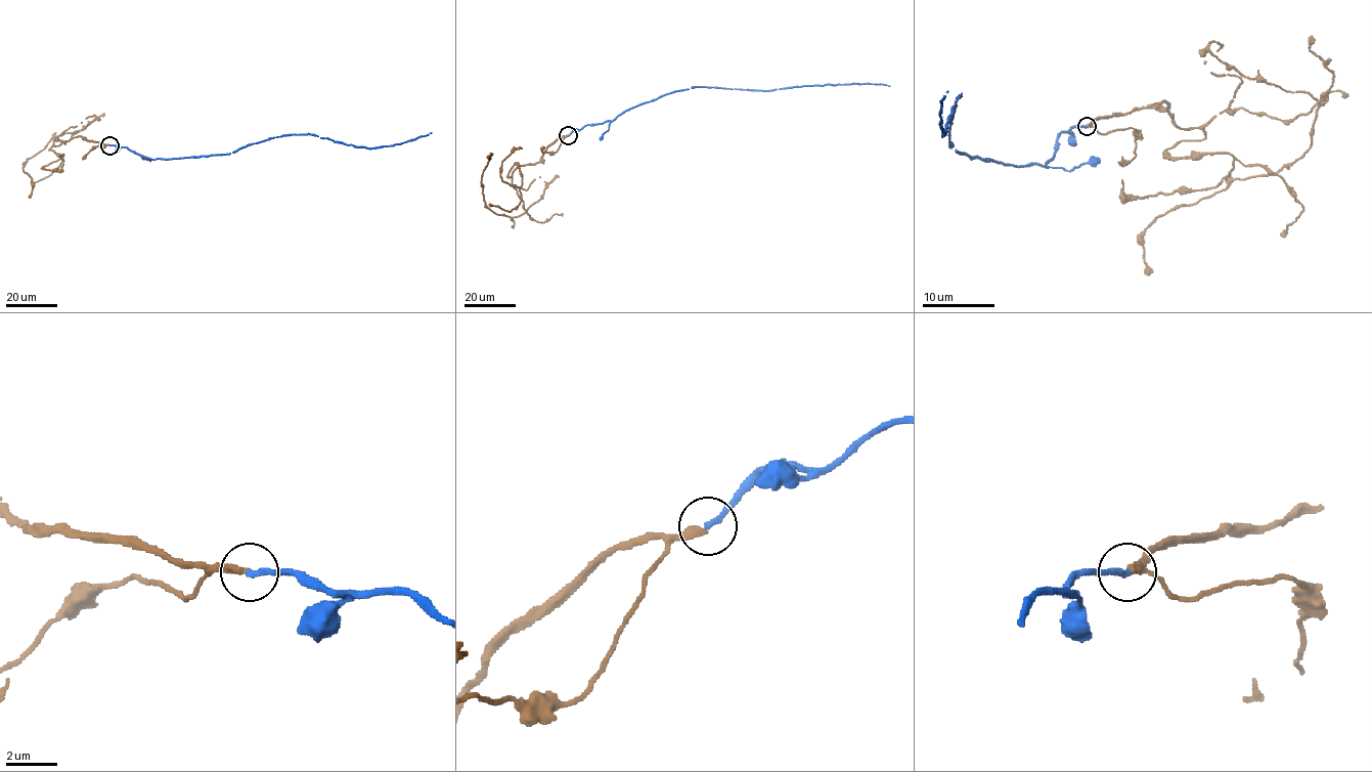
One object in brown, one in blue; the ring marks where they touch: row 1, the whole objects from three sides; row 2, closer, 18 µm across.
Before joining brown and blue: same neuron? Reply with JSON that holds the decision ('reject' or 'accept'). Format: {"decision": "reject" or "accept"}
{"decision": "accept"}

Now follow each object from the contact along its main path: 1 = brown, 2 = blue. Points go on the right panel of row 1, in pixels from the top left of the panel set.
1: (1088, 127), (1162, 101), (1182, 128), (1320, 103), (1287, 165), (1158, 215), (1149, 275)
2: (1086, 127), (1062, 132), (1046, 167), (972, 158), (952, 148), (950, 121), (961, 96), (942, 135), (946, 90)

